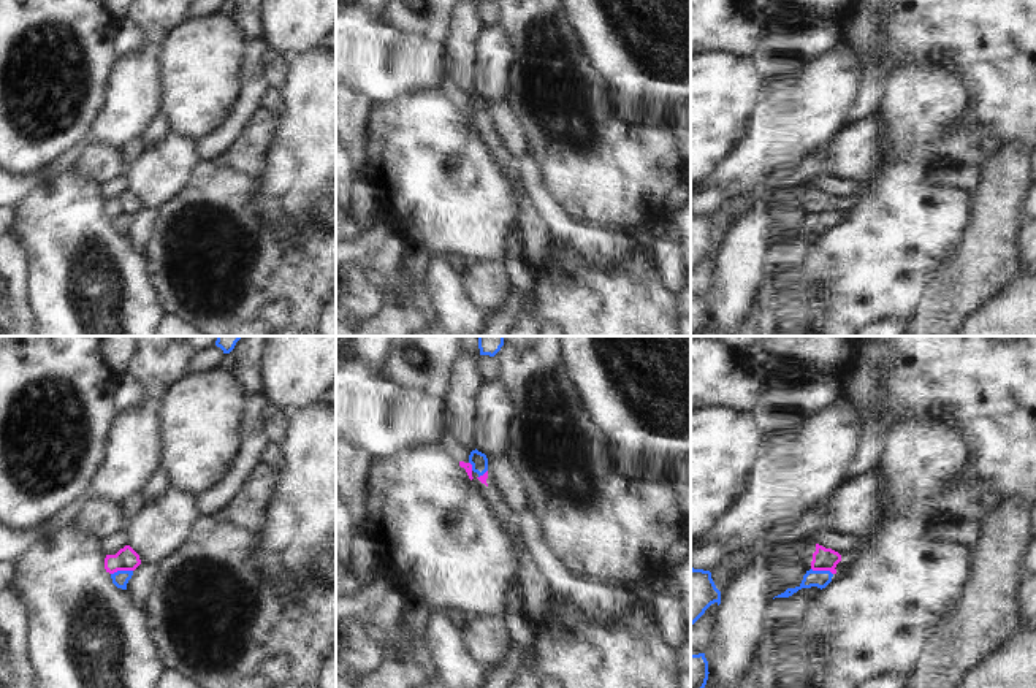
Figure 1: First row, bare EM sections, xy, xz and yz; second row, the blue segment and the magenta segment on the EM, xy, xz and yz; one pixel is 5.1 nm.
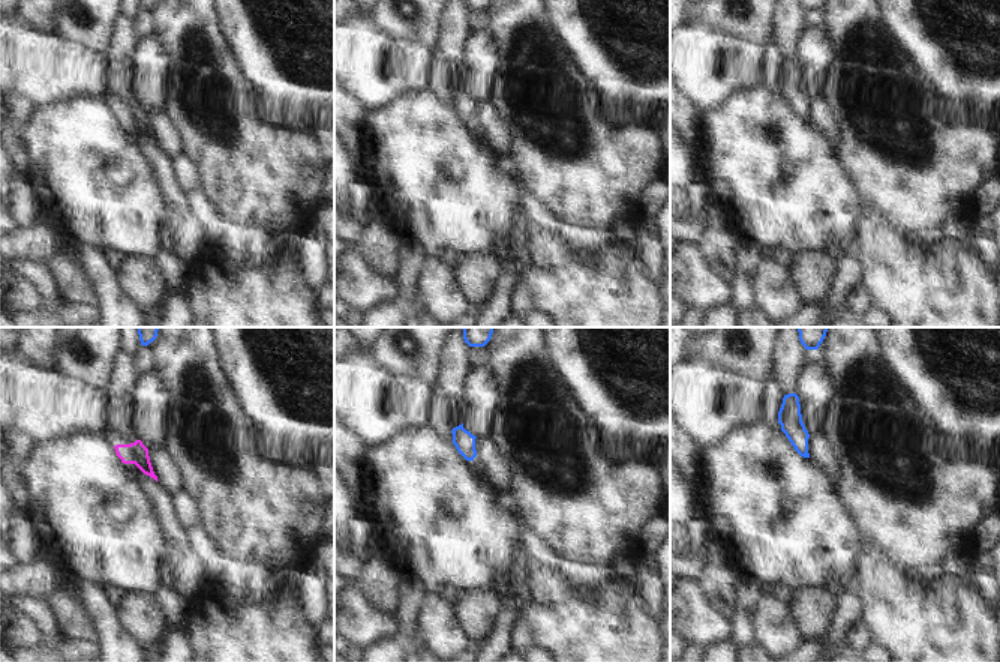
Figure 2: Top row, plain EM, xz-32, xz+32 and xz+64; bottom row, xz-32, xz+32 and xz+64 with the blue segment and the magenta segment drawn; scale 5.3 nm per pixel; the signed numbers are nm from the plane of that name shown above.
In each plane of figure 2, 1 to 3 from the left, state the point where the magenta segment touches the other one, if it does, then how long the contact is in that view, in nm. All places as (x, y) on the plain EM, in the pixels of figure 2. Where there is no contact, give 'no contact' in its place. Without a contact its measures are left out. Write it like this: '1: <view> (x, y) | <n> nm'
1: no contact
2: no contact
3: no contact

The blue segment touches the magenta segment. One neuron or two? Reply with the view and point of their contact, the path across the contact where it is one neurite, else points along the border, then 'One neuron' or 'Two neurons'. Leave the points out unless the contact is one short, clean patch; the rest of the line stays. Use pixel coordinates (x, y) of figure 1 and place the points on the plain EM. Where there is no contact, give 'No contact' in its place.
Touches blue at xy (121, 216). Two neurons.

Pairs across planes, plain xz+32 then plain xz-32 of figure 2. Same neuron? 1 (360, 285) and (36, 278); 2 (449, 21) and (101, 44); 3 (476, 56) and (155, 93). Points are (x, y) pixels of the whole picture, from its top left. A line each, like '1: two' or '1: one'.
1: two
2: two
3: one

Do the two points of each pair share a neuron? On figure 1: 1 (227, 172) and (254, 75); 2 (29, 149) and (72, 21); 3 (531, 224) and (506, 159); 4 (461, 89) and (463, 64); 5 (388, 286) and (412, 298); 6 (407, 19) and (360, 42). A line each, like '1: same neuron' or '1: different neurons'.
1: different neurons
2: same neuron
3: same neuron
4: same neuron
5: different neurons
6: different neurons

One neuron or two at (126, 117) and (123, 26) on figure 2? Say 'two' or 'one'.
one

